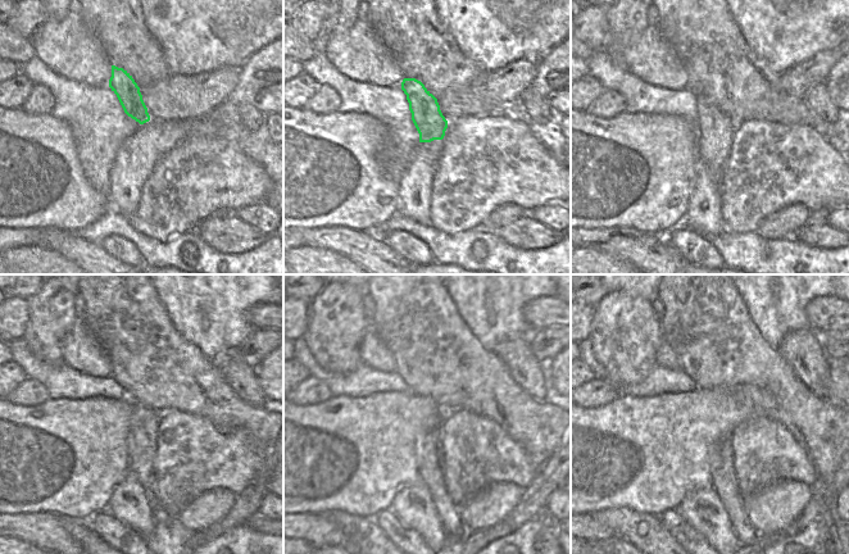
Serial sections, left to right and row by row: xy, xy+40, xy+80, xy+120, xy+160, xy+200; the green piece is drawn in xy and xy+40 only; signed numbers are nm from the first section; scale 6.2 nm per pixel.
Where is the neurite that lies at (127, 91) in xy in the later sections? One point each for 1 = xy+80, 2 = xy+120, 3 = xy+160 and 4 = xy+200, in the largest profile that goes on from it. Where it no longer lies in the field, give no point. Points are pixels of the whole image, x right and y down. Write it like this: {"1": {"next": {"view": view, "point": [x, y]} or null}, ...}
{"1": {"next": {"view": "xy+80", "point": [714, 128]}}, "2": {"next": {"view": "xy+120", "point": [142, 432]}}, "3": {"next": {"view": "xy+160", "point": [428, 448]}}, "4": {"next": {"view": "xy+200", "point": [723, 482]}}}

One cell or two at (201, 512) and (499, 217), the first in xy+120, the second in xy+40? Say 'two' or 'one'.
one

